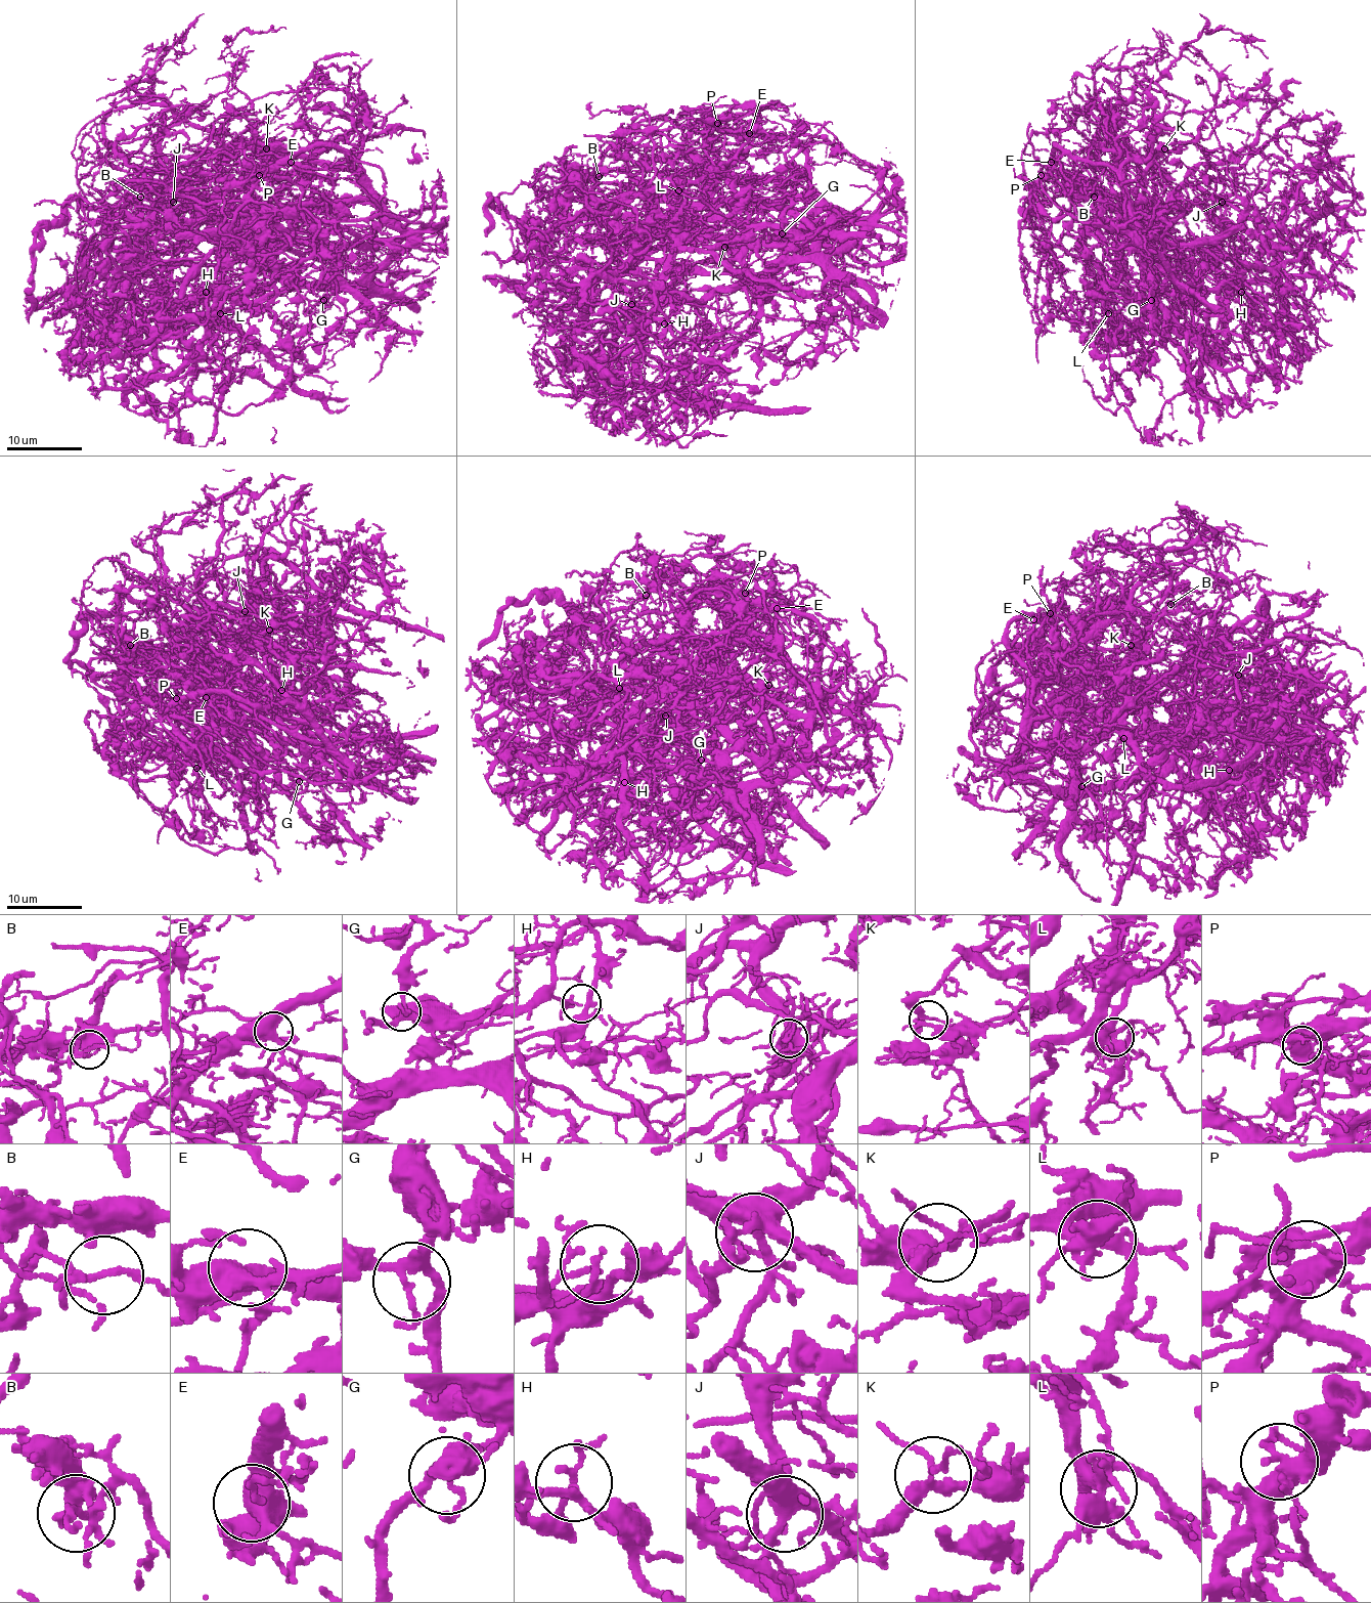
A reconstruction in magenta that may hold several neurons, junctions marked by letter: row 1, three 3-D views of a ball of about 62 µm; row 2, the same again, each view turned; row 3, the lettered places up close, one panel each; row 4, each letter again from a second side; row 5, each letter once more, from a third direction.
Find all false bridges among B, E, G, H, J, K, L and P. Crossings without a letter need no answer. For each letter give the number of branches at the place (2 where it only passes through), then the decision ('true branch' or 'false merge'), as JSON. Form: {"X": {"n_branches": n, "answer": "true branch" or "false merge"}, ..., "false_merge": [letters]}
{"B": {"n_branches": 4, "answer": "false merge"}, "E": {"n_branches": 5, "answer": "true branch"}, "G": {"n_branches": 4, "answer": "true branch"}, "H": {"n_branches": 4, "answer": "true branch"}, "J": {"n_branches": 6, "answer": "false merge"}, "K": {"n_branches": 4, "answer": "true branch"}, "L": {"n_branches": 6, "answer": "true branch"}, "P": {"n_branches": 5, "answer": "true branch"}, "false_merge": ["B", "J"]}

